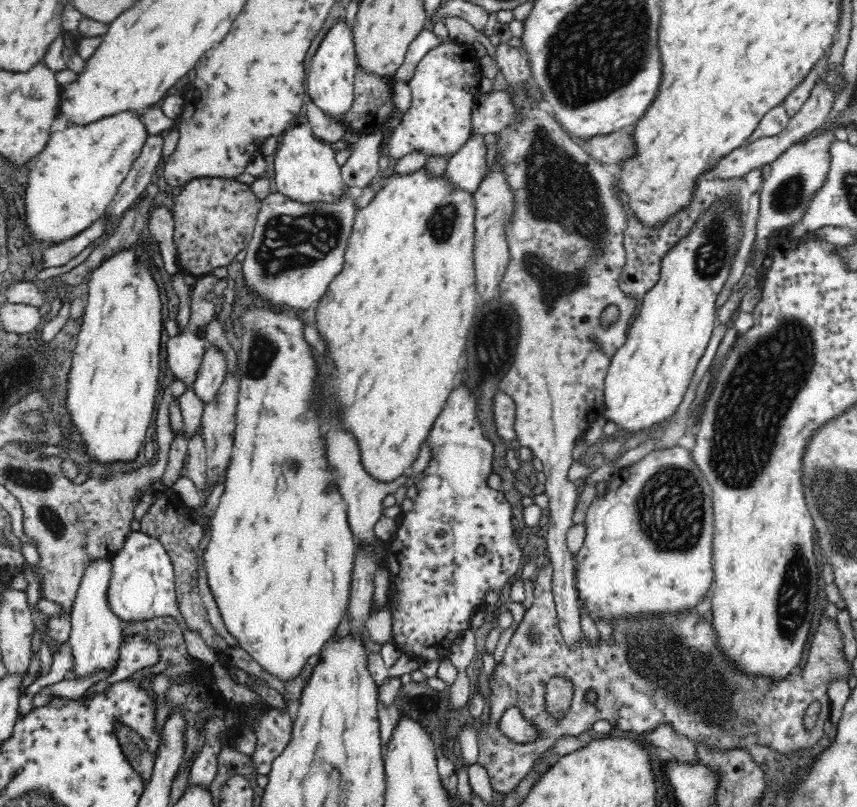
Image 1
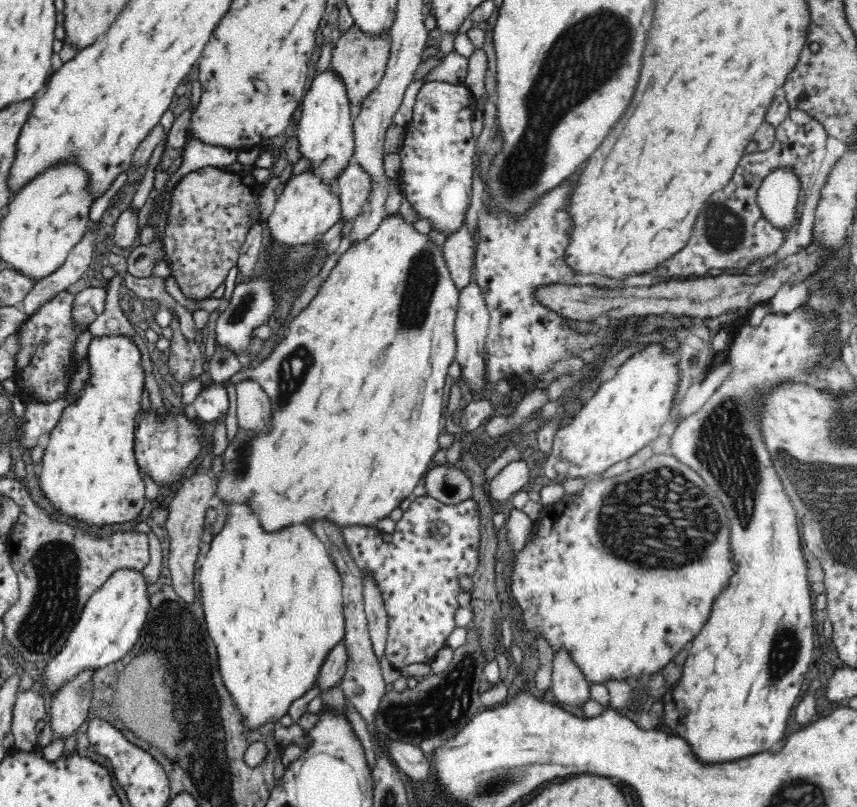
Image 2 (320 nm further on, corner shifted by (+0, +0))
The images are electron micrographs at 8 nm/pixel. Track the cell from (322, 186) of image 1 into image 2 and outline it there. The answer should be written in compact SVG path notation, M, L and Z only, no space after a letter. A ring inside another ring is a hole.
M308 170L294 176L285 185L284 194L280 192L273 212L264 220L267 222L272 241L286 243L288 246L313 243L315 238L326 234L340 220L341 201L333 184L326 183Z

